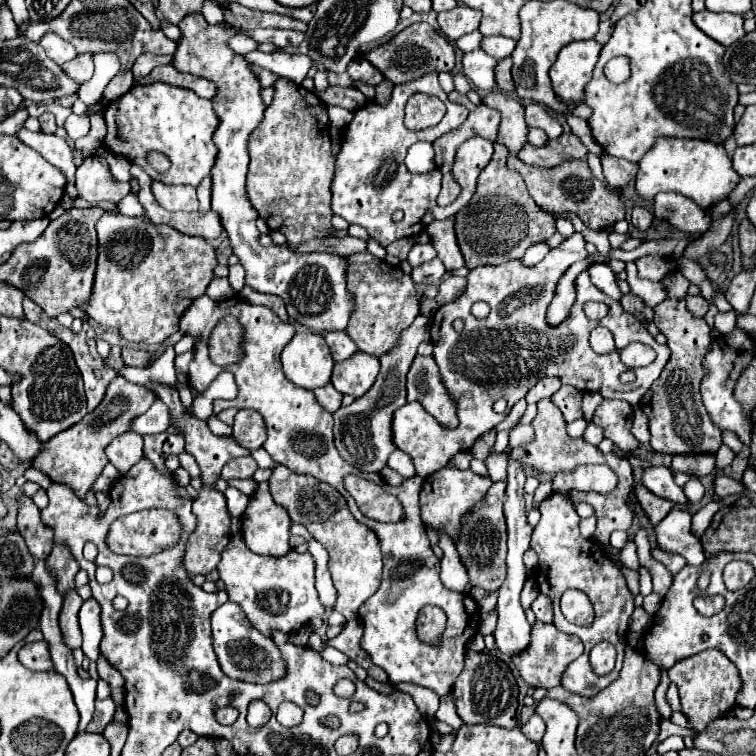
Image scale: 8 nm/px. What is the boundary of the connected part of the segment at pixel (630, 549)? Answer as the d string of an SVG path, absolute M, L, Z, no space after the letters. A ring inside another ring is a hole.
M632 540L626 544L626 548L620 552L620 562L630 568L630 570L638 570L640 568L640 562L638 562L638 556L636 556L636 546L632 544Z

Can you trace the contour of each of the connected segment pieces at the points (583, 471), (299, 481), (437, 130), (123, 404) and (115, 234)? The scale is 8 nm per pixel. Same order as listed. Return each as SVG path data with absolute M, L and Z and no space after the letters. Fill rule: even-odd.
M578 466L572 472L556 474L552 488L560 494L568 494L570 490L608 494L616 484L618 476L608 466Z
M274 466L268 484L270 484L272 498L276 500L276 504L286 508L290 520L306 526L312 538L318 540L328 550L330 554L328 568L332 574L334 588L338 592L334 610L344 614L346 620L356 618L358 608L380 586L382 556L380 556L380 544L376 540L376 534L352 518L352 514L348 512L346 500L340 492L336 492L332 486L312 476L296 474L284 466Z
M430 72L408 84L394 86L394 94L392 94L392 100L388 106L370 102L368 106L360 108L344 132L342 150L336 160L336 172L334 172L334 180L330 186L332 212L342 216L348 224L358 224L358 226L366 228L366 232L374 240L378 240L382 246L388 246L390 242L394 242L398 238L416 236L434 218L444 220L448 216L454 216L474 196L478 176L492 158L492 152L494 152L492 142L484 140L484 138L472 138L458 148L458 154L456 154L456 160L452 166L452 176L460 184L462 192L450 206L438 206L438 202L436 202L440 188L442 188L442 174L440 172L412 174L412 172L408 172L404 158L406 158L408 148L414 142L420 142L420 140L434 142L440 136L444 136L446 132L458 128L466 120L466 116L468 116L466 106L460 106L460 104L454 104L448 100L448 94L442 90L442 86L438 82L438 72ZM414 92L432 92L444 104L448 104L448 112L438 126L420 130L420 132L410 132L404 126L404 106ZM394 210L404 210L402 222L392 222Z
M114 378L104 394L104 400L96 406L96 410L88 412L80 424L74 424L68 428L68 432L60 432L60 436L54 436L48 440L48 444L42 444L40 452L32 460L32 468L44 472L52 482L56 484L66 484L74 490L74 494L84 500L86 492L94 484L94 480L102 474L106 466L106 454L104 448L120 434L130 430L130 422L138 416L142 416L156 400L158 396L142 386L142 384L132 384L124 378Z
M104 214L98 224L98 264L90 298L80 306L92 320L104 328L120 332L136 344L162 344L172 332L184 310L202 296L210 284L216 266L216 252L204 238L192 238L176 232L172 226L154 226L144 218L128 218L122 214Z

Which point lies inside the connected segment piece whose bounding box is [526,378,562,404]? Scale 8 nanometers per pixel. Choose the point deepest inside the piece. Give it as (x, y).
(546, 388)

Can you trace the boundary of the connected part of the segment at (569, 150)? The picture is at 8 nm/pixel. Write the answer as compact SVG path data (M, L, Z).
M572 132L562 134L556 140L548 140L544 146L536 148L532 144L524 144L522 150L518 152L518 158L524 160L526 164L536 164L536 166L556 166L562 164L564 160L582 160L586 158L586 146L580 142L578 136Z

